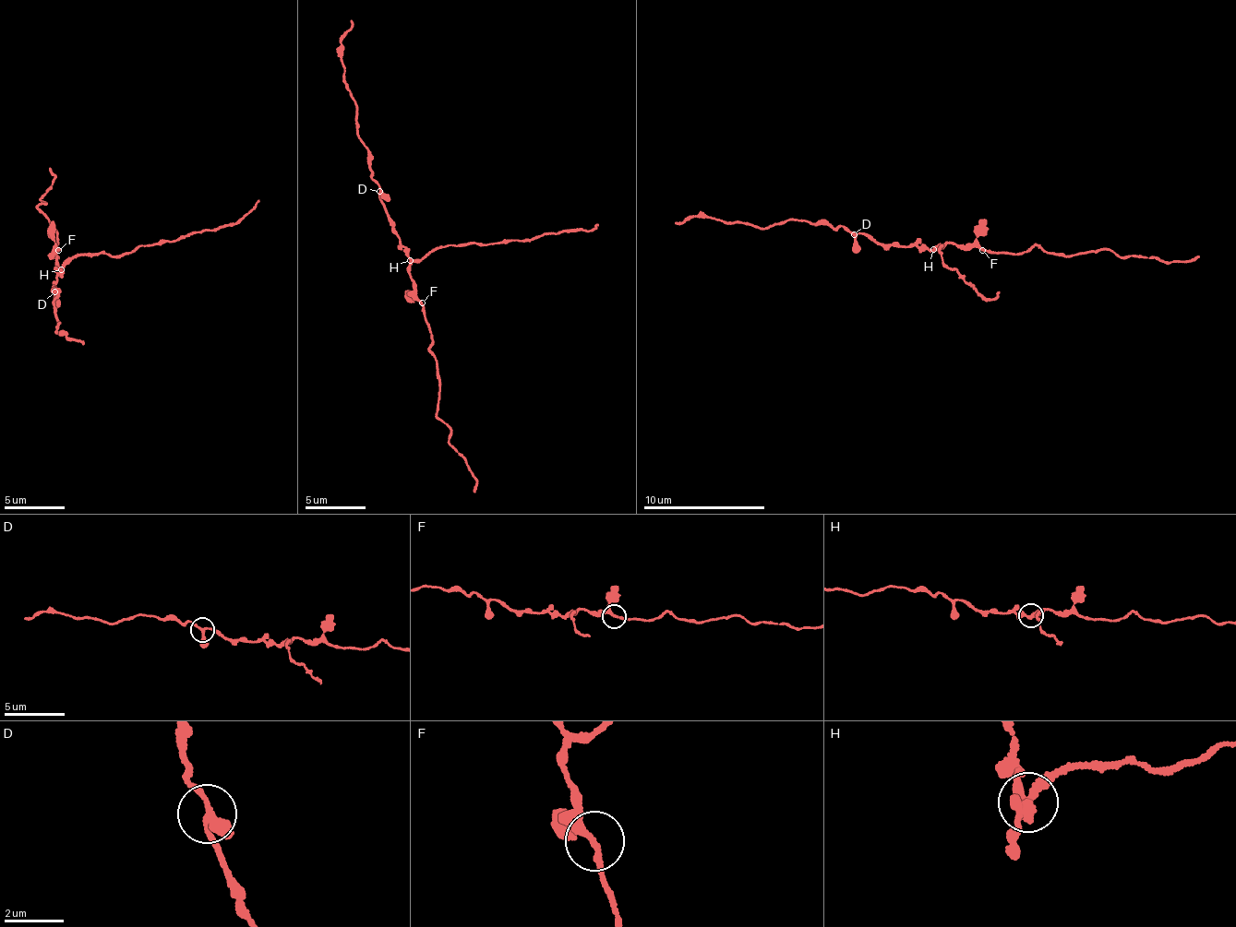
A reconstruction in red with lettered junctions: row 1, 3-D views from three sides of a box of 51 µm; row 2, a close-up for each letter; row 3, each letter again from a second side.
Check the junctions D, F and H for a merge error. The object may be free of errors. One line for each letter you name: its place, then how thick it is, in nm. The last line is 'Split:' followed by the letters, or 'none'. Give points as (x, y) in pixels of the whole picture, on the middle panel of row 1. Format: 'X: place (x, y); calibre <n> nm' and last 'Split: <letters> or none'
H: place (410, 260); calibre 260 nm
Split: H

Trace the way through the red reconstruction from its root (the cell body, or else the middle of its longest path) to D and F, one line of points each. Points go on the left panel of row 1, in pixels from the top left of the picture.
D: (61, 270), (63, 273), (56, 278), (56, 291), (52, 288), (54, 291)
F: (61, 270), (55, 259), (54, 251), (58, 250)

